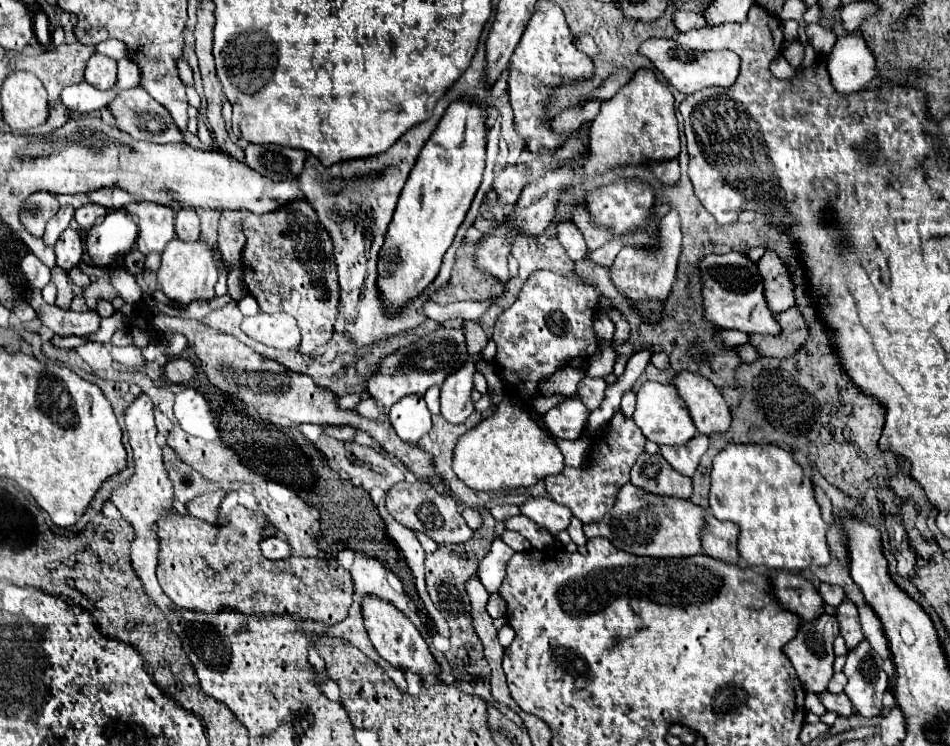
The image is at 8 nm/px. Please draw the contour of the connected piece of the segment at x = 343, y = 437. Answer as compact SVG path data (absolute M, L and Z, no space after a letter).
M330 425L330 427L324 427L324 433L340 441L352 441L356 437L356 429L350 425Z

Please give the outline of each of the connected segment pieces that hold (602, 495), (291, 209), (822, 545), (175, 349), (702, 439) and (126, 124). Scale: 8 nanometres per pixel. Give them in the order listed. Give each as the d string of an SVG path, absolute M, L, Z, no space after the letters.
M618 411L610 421L608 433L592 443L590 457L586 461L586 469L566 469L564 467L562 473L546 477L546 489L548 489L550 497L556 503L566 505L574 513L574 517L578 517L584 523L600 521L614 505L616 493L622 487L622 483L630 481L628 473L630 473L634 461L638 459L638 455L644 451L644 441L646 441L646 437L642 435L642 431L638 431L634 421L626 419Z
M294 201L294 205L286 205L286 209L278 209L278 213L268 213L264 217L248 213L244 217L244 233L248 239L242 253L244 283L250 295L258 299L260 309L264 313L284 311L296 317L302 333L298 353L308 355L316 347L326 345L334 333L340 291L332 257L332 239L312 205L306 201Z
M734 445L714 457L710 471L710 511L720 521L734 521L740 527L738 553L748 565L766 565L770 571L804 571L808 567L828 565L830 553L826 545L828 523L820 515L820 507L814 499L814 485L804 475L802 467L792 459L792 453L776 445Z
M172 335L172 337L168 337L168 341L170 341L170 347L168 347L168 355L178 355L186 345L188 345L188 341L186 341L186 337L184 335Z
M696 435L694 439L690 439L686 445L682 447L668 447L668 445L660 445L658 453L682 475L692 477L700 457L706 453L708 449L708 437L706 435Z
M142 87L120 91L110 103L110 111L116 119L118 129L130 133L134 139L144 139L152 143L186 143L184 133L174 125L170 113L158 101L154 101Z

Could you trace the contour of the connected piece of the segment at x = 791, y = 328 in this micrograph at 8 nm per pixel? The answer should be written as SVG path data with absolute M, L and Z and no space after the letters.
M798 307L778 313L778 321L782 325L782 335L752 335L752 345L758 347L762 357L790 357L794 355L808 339L808 325L802 319Z

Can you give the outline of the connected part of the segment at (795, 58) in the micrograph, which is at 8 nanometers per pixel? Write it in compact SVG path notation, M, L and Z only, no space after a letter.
M786 41L784 47L782 47L782 55L786 57L786 61L792 67L798 67L804 59L804 51L802 51L802 45L798 41Z

